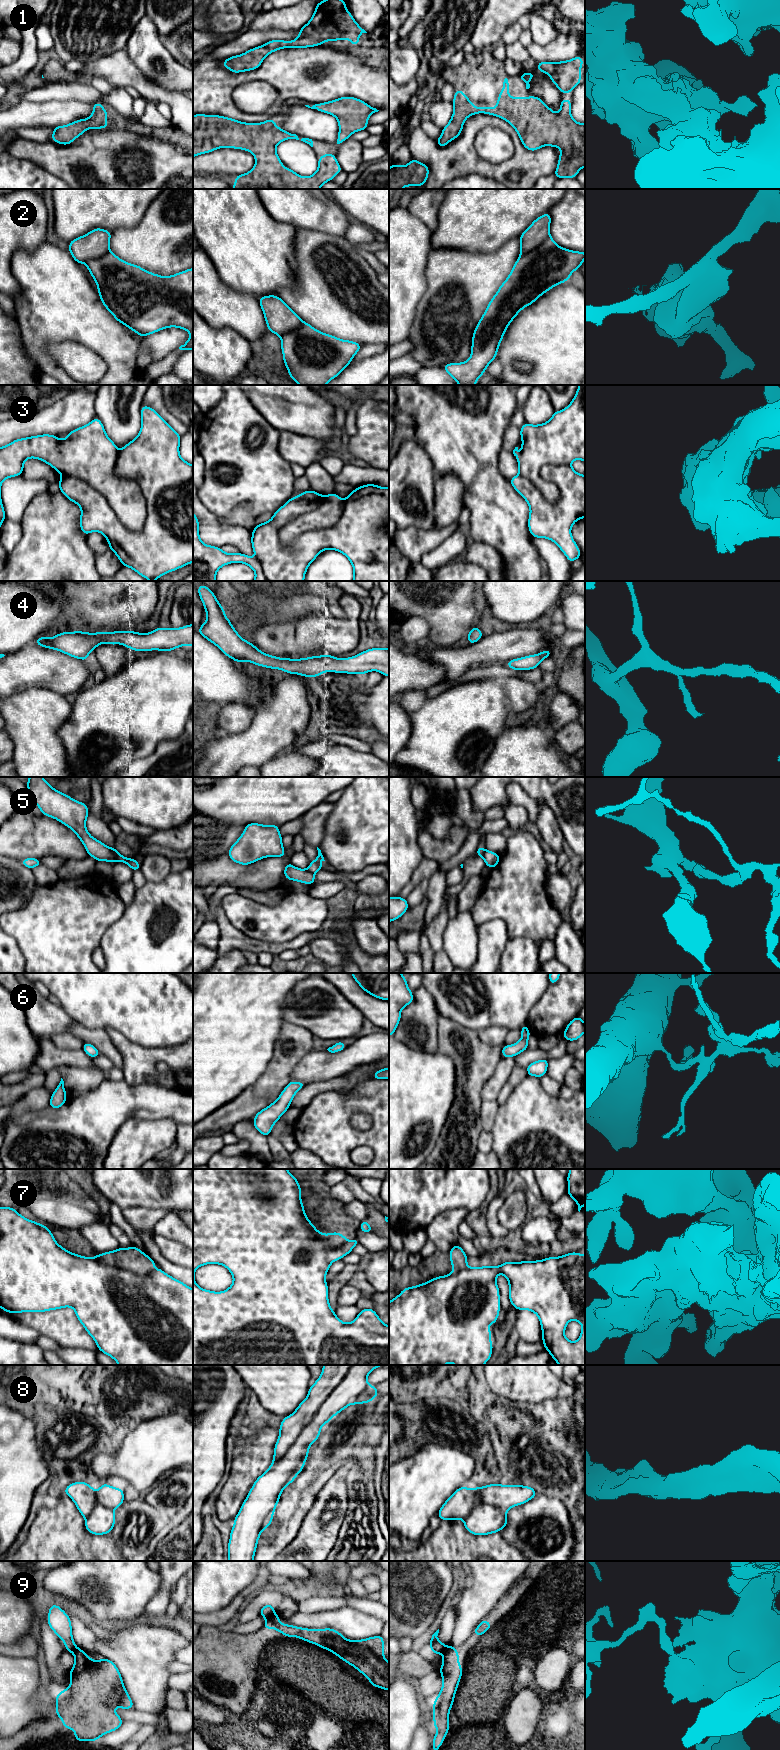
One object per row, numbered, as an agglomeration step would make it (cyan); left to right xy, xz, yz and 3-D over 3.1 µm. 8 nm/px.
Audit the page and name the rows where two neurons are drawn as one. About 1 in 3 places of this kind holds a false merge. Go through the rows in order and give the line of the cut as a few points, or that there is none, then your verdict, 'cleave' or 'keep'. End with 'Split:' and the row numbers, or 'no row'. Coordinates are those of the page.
1: no cut; keep
2: cut in yz along (549, 235), (532, 250), (520, 256); cleave
3: no cut; keep
4: no cut; keep
5: cut in xy along (110, 848), (117, 860); cleave
6: no cut; keep
7: cut in xy along (95, 1256), (101, 1261), (129, 1269), (141, 1276), (152, 1270); cleave
8: no cut; keep
9: cut in xz along (273, 1612), (266, 1619); cleave
Split: 2, 5, 7, 9

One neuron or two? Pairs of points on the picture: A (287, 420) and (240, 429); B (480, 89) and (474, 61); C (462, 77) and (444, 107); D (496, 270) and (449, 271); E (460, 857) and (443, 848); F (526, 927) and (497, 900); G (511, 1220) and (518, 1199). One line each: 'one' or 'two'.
A: two
B: one
C: two
D: one
E: two
F: one
G: one

